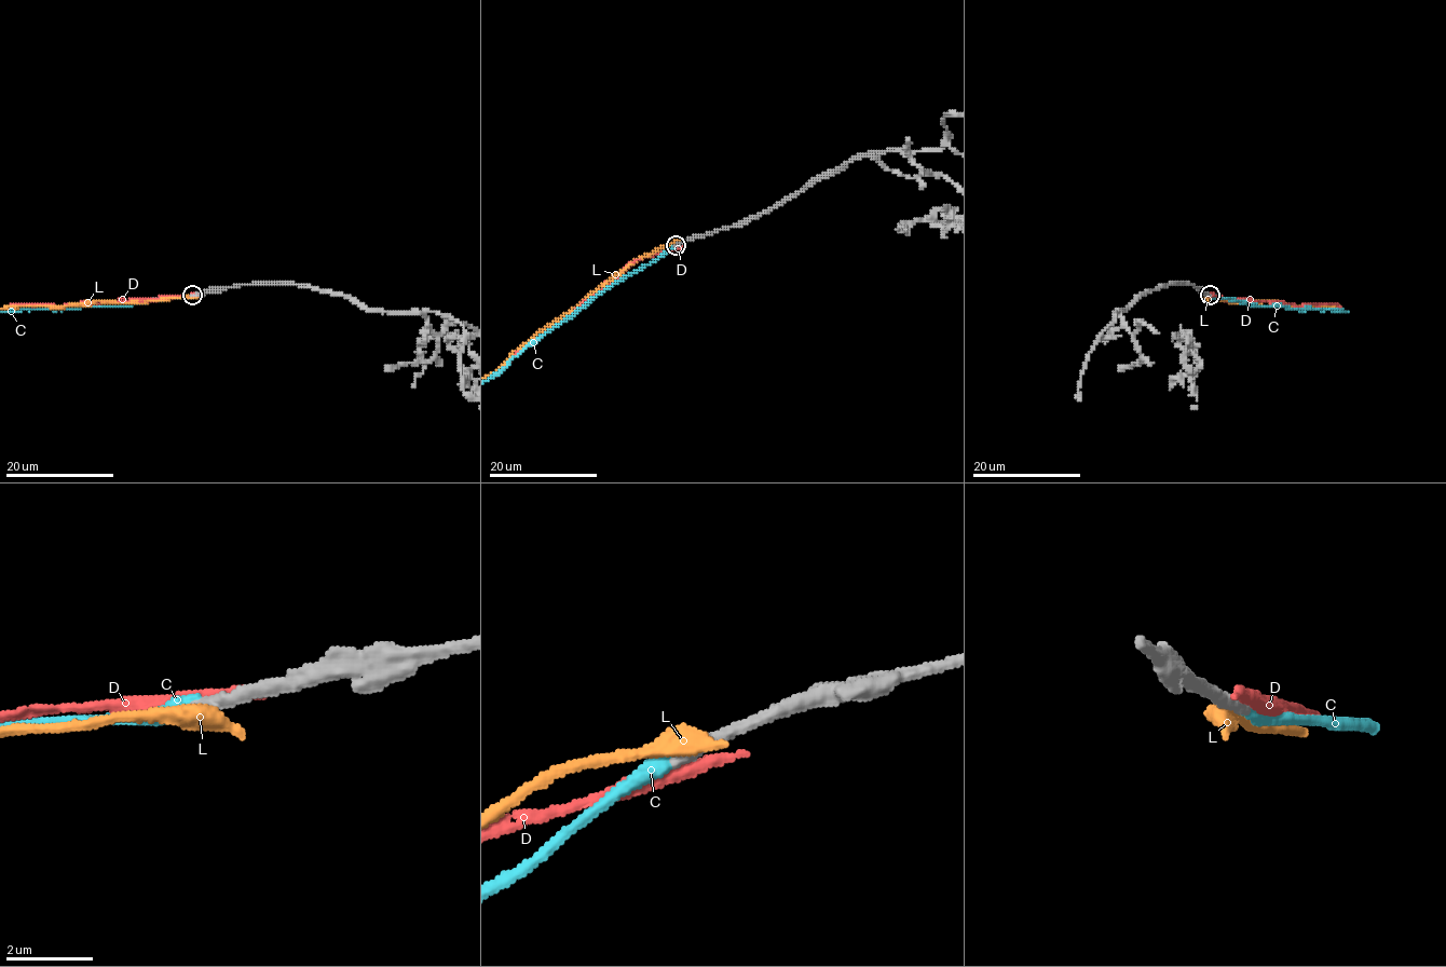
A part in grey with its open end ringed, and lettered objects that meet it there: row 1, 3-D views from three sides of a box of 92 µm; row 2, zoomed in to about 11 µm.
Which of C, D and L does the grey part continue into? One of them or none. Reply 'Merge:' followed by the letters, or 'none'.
Merge: C

